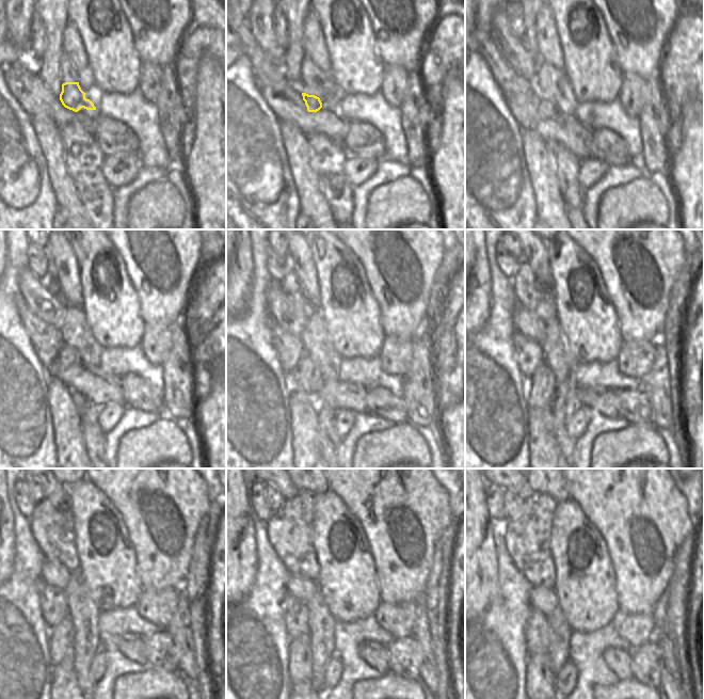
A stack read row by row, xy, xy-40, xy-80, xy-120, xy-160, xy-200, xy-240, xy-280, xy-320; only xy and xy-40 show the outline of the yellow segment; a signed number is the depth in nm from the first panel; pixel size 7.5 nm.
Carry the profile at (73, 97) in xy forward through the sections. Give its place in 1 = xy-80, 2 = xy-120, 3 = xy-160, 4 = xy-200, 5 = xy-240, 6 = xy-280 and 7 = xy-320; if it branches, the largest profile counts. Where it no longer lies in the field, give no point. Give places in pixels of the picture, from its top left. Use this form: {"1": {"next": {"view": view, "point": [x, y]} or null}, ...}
{"1": {"next": {"view": "xy-80", "point": [547, 110]}}, "2": {"next": {"view": "xy-120", "point": [67, 355]}}, "3": {"next": {"view": "xy-160", "point": [305, 377]}}, "4": {"next": {"view": "xy-200", "point": [542, 392]}}, "5": {"next": {"view": "xy-240", "point": [61, 638]}}, "6": {"next": {"view": "xy-280", "point": [300, 648]}}, "7": {"next": {"view": "xy-320", "point": [540, 685]}}}

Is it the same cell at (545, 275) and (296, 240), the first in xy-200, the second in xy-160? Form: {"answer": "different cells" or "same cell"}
{"answer": "same cell"}

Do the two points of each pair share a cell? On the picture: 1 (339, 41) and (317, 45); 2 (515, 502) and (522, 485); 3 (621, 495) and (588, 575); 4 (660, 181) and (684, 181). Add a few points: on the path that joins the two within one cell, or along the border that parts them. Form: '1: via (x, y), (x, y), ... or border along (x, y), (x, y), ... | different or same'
1: border along (317, 19), (331, 67) | different
2: border along (504, 489), (510, 489), (524, 499) | different
3: border along (588, 518), (603, 538), (609, 558), (612, 561) | different
4: border along (673, 190), (677, 201), (678, 215) | different

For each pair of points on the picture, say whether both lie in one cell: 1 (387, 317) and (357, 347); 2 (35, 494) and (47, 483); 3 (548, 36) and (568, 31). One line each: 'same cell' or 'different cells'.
1: different cells
2: different cells
3: different cells

